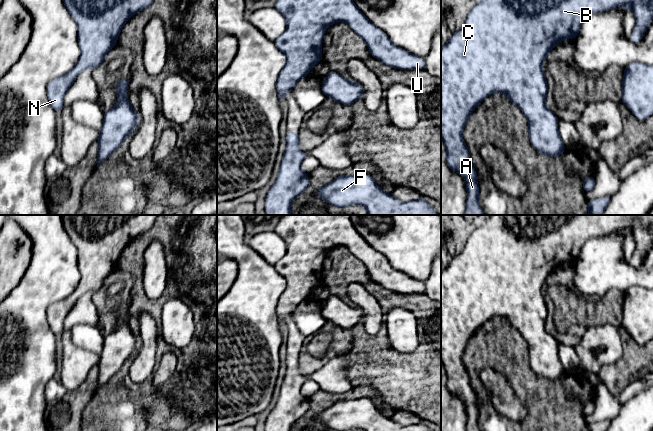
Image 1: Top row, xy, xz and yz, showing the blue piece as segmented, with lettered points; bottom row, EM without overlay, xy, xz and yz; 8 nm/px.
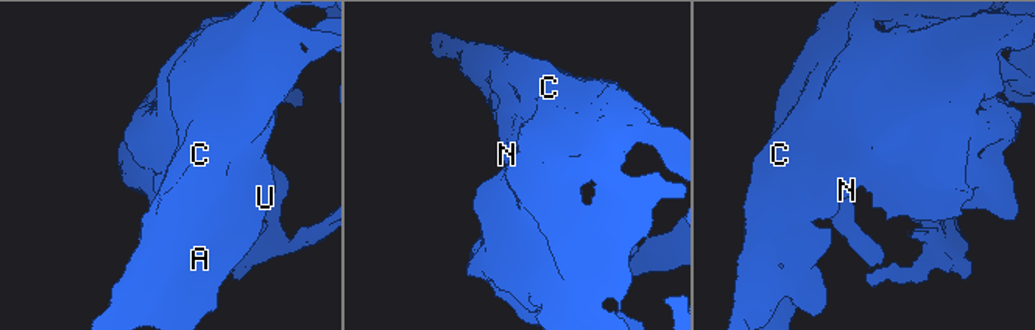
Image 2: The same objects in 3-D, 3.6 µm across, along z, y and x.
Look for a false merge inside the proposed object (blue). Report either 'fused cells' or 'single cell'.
single cell

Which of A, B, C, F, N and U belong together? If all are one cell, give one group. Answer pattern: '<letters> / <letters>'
A B C F N U

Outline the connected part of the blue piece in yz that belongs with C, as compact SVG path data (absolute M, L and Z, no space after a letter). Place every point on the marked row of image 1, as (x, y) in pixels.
M480 0L457 30L441 48L441 138L447 152L447 166L462 175L466 182L467 206L464 215L485 215L479 204L478 176L470 160L469 150L462 137L468 118L487 96L494 92L505 94L526 116L531 145L541 154L561 156L565 145L558 132L559 119L546 106L548 84L542 70L549 51L564 39L578 36L583 20L590 14L612 10L618 6L631 8L635 27L630 39L639 43L653 19L653 0Z

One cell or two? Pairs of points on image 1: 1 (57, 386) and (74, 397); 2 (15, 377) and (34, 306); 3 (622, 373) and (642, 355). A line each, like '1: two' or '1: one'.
1: two
2: one
3: one

